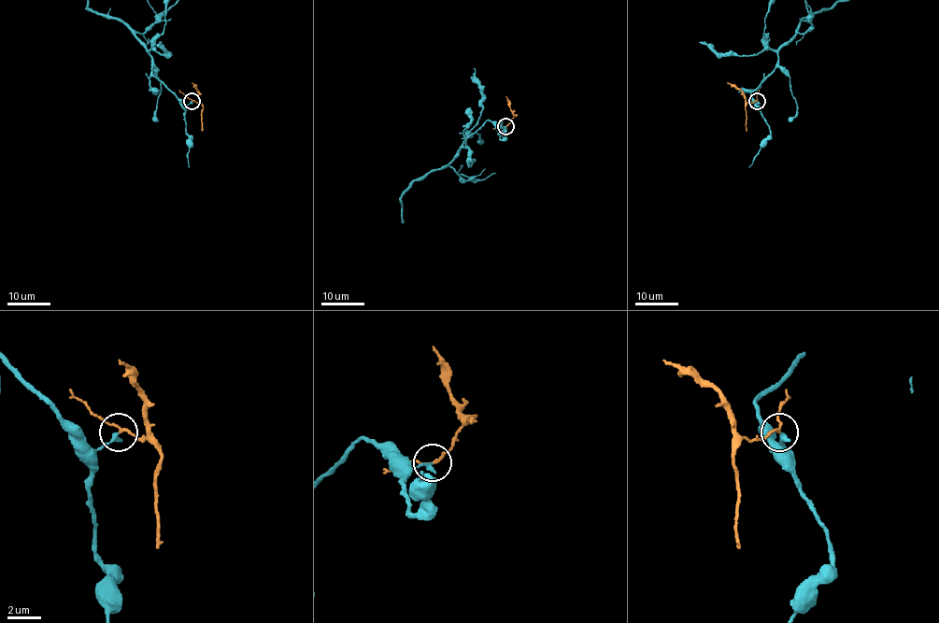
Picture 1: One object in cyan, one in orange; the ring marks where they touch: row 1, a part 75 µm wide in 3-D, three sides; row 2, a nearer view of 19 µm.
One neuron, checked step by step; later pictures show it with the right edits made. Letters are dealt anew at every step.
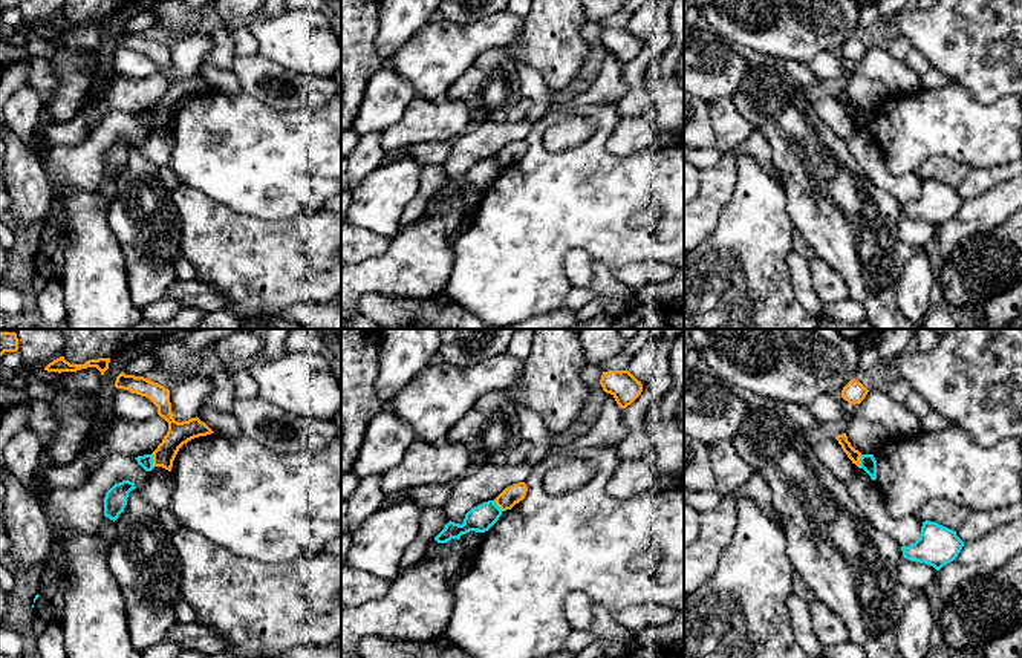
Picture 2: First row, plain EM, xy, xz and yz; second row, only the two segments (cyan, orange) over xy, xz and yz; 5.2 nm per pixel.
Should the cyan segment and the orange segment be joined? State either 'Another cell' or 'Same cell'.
Another cell

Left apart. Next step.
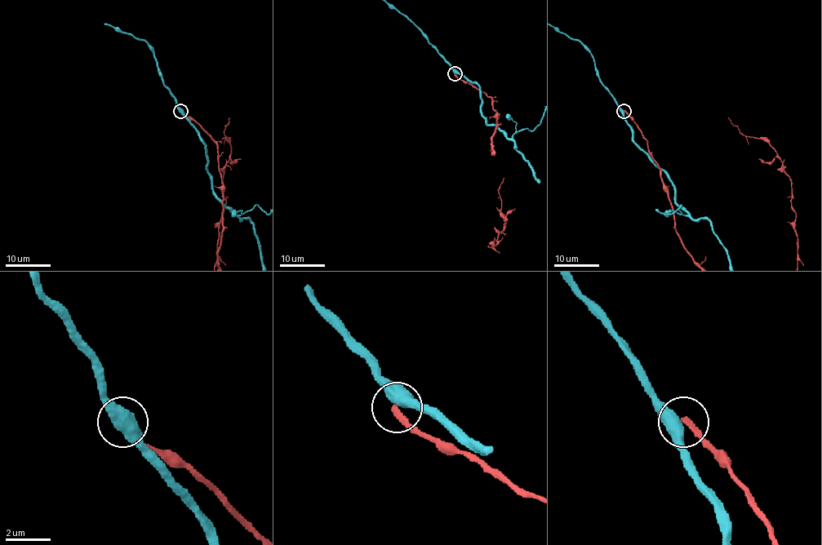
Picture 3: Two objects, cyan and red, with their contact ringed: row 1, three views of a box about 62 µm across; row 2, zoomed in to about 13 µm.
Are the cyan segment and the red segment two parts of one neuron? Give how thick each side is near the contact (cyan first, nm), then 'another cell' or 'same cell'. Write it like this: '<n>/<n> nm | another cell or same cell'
550/240 nm | another cell

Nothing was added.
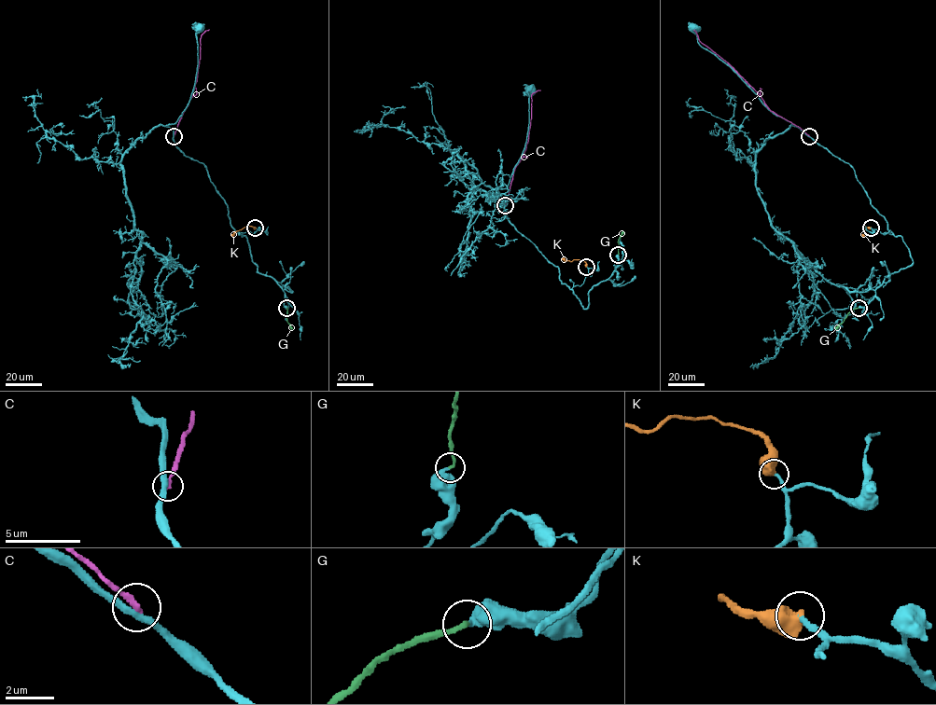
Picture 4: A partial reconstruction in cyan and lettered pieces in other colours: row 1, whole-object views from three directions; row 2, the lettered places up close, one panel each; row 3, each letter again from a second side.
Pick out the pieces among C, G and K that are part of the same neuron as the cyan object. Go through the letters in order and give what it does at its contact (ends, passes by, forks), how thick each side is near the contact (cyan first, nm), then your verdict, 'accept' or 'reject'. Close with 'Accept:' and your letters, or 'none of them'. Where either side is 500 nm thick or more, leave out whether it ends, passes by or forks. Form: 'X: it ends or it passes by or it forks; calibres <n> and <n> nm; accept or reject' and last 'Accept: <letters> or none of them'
C: it ends; calibres 320 and 200 nm; reject
G: it ends; calibres 400 and 200 nm; accept
K: calibres 220 and 700 nm; accept
Accept: G, K

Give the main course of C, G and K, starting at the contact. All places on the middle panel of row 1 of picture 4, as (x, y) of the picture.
C: (505, 205), (514, 168), (523, 157), (528, 142), (531, 95), (540, 90)
G: (618, 255), (618, 240), (623, 231)
K: (587, 267), (584, 262), (562, 258)

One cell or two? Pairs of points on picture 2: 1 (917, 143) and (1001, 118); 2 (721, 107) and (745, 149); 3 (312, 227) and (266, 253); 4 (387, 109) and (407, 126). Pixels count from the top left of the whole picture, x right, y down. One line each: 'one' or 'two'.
1: one
2: two
3: one
4: two

